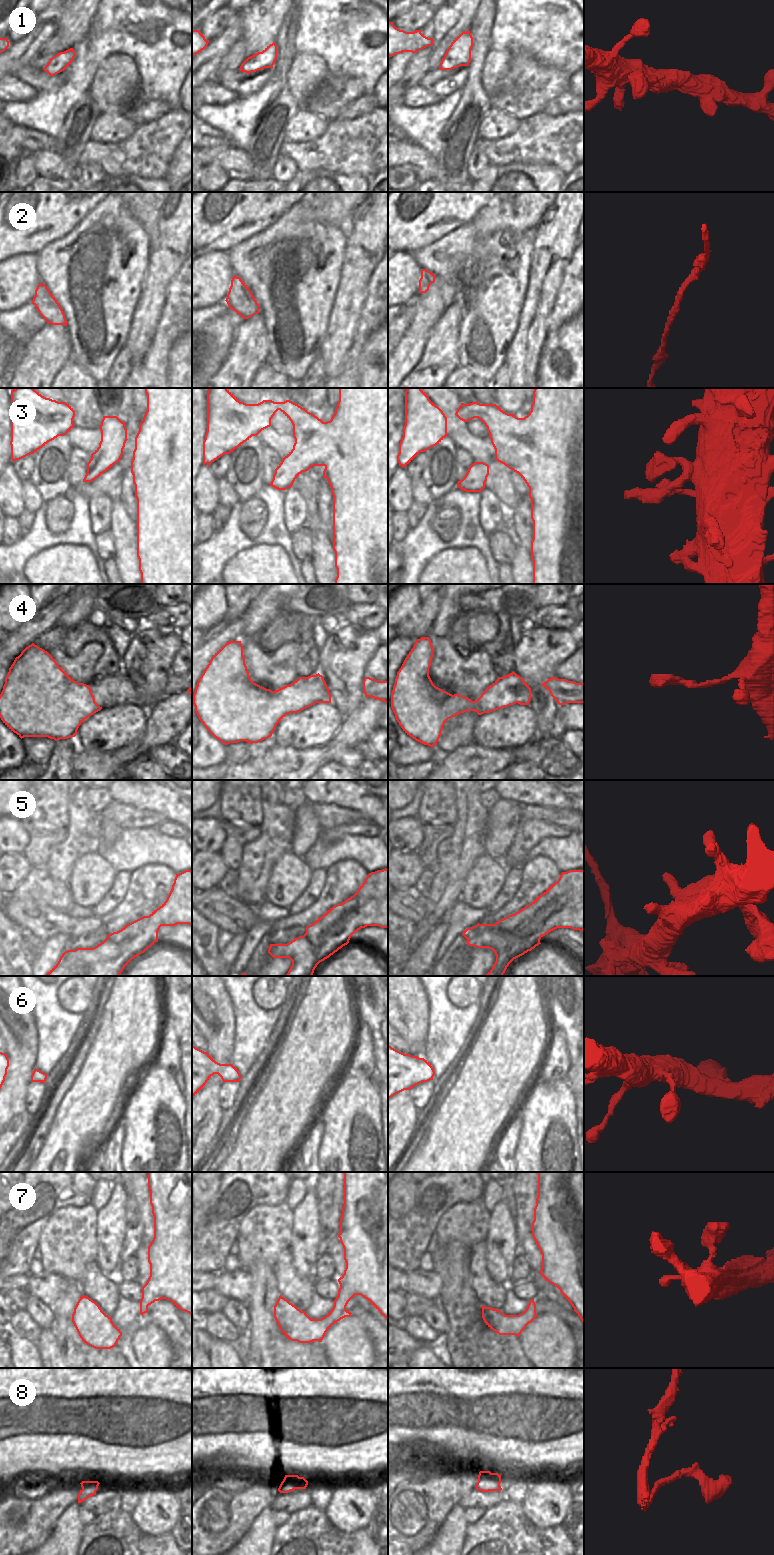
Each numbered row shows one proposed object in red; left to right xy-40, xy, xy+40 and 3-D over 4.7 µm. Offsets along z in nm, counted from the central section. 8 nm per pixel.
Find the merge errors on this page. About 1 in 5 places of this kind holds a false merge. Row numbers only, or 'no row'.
3

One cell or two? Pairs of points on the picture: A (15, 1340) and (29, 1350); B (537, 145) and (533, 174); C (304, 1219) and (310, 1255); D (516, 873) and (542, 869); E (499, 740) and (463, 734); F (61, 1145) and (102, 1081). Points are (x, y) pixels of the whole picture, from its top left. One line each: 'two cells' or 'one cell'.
A: one cell
B: two cells
C: one cell
D: two cells
E: two cells
F: one cell

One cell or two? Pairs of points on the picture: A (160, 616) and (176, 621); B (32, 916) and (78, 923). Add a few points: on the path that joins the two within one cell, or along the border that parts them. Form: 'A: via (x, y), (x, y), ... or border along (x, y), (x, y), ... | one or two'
A: via (165, 616), (170, 614), (174, 616) | one
B: via (43, 921), (67, 923) | one

